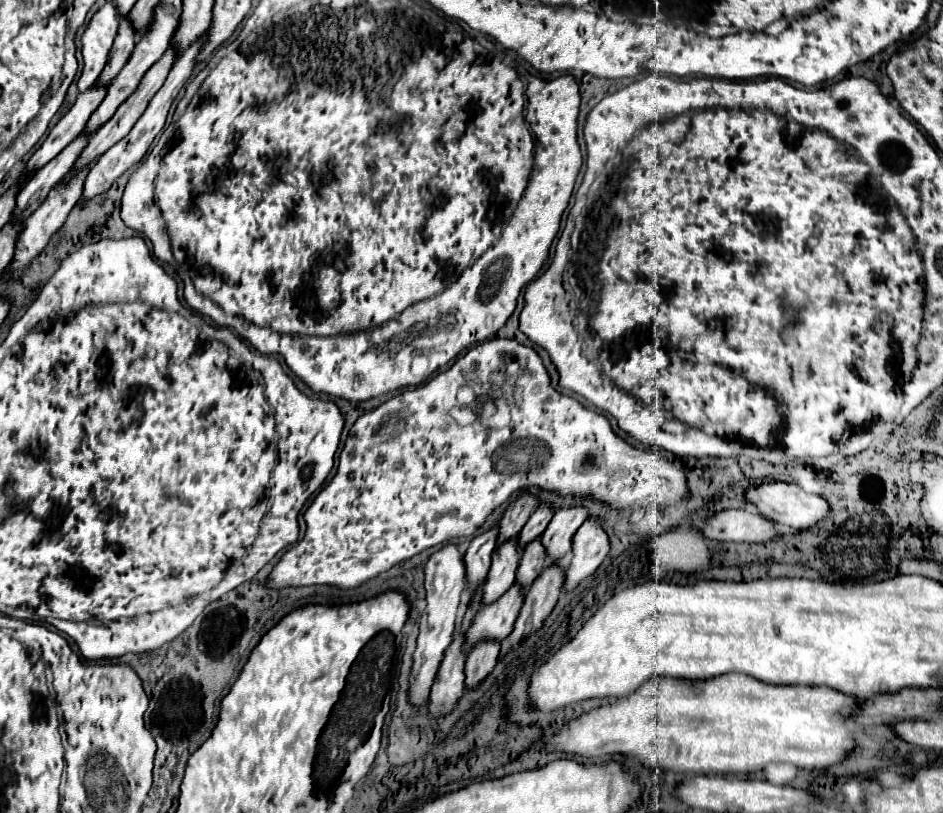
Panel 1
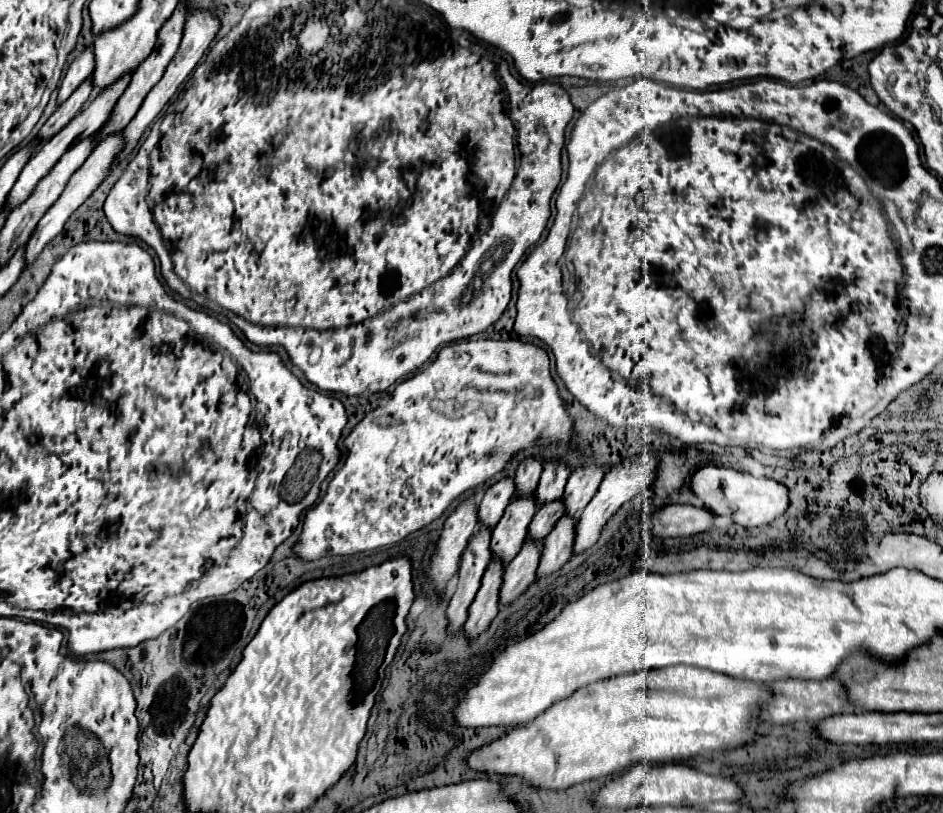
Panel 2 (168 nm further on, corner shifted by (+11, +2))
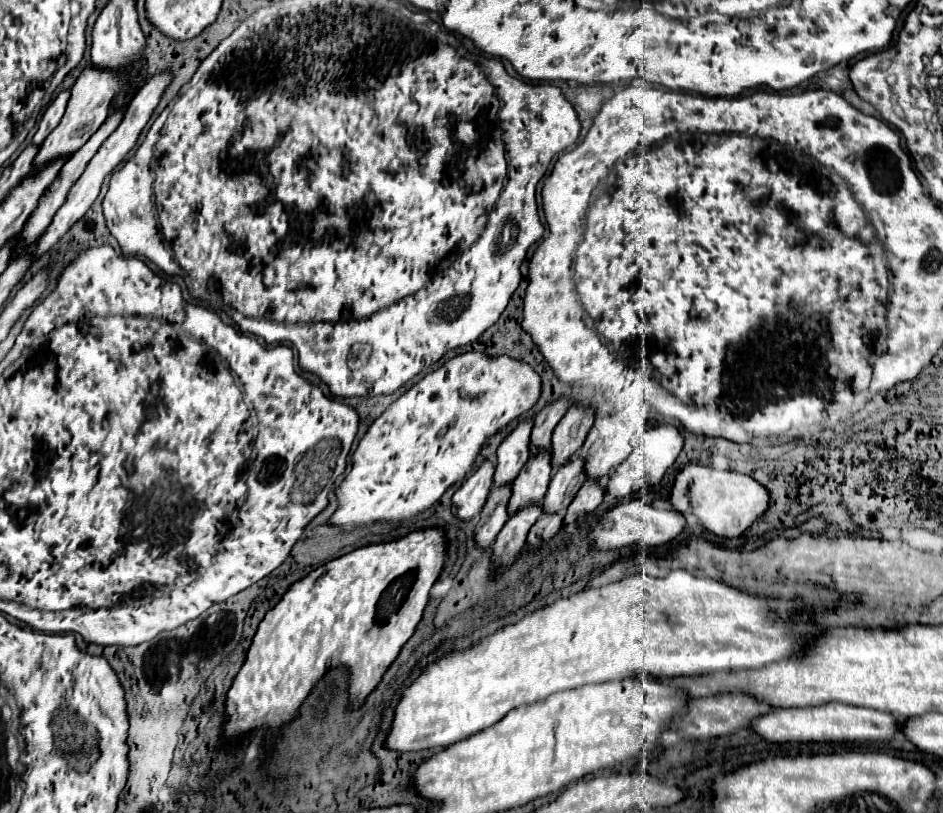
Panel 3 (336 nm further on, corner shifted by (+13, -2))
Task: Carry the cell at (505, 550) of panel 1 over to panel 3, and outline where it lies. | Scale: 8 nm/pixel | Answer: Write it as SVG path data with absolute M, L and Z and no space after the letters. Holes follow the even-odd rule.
M536 451L522 467L522 473L514 479L514 493L508 503L508 513L516 513L522 505L542 501L552 477L552 455L550 451Z

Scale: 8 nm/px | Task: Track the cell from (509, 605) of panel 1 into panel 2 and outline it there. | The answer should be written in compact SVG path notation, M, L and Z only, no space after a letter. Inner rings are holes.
M524 541L522 551L504 569L504 585L500 587L500 605L514 603L536 579L536 567L540 561L540 545L534 541Z

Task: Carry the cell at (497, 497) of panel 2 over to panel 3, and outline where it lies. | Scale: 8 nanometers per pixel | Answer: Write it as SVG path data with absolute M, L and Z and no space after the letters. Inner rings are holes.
M528 415L526 419L520 419L516 429L500 443L496 455L498 455L498 467L494 473L494 485L506 485L512 483L524 463L530 457L530 433L532 433L534 419Z

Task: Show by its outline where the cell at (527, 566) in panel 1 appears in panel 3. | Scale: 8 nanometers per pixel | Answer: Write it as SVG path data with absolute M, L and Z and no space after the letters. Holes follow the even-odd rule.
M574 455L570 461L560 465L550 481L550 487L544 497L544 511L546 513L566 513L568 505L572 503L574 495L586 481L584 461L580 455Z

